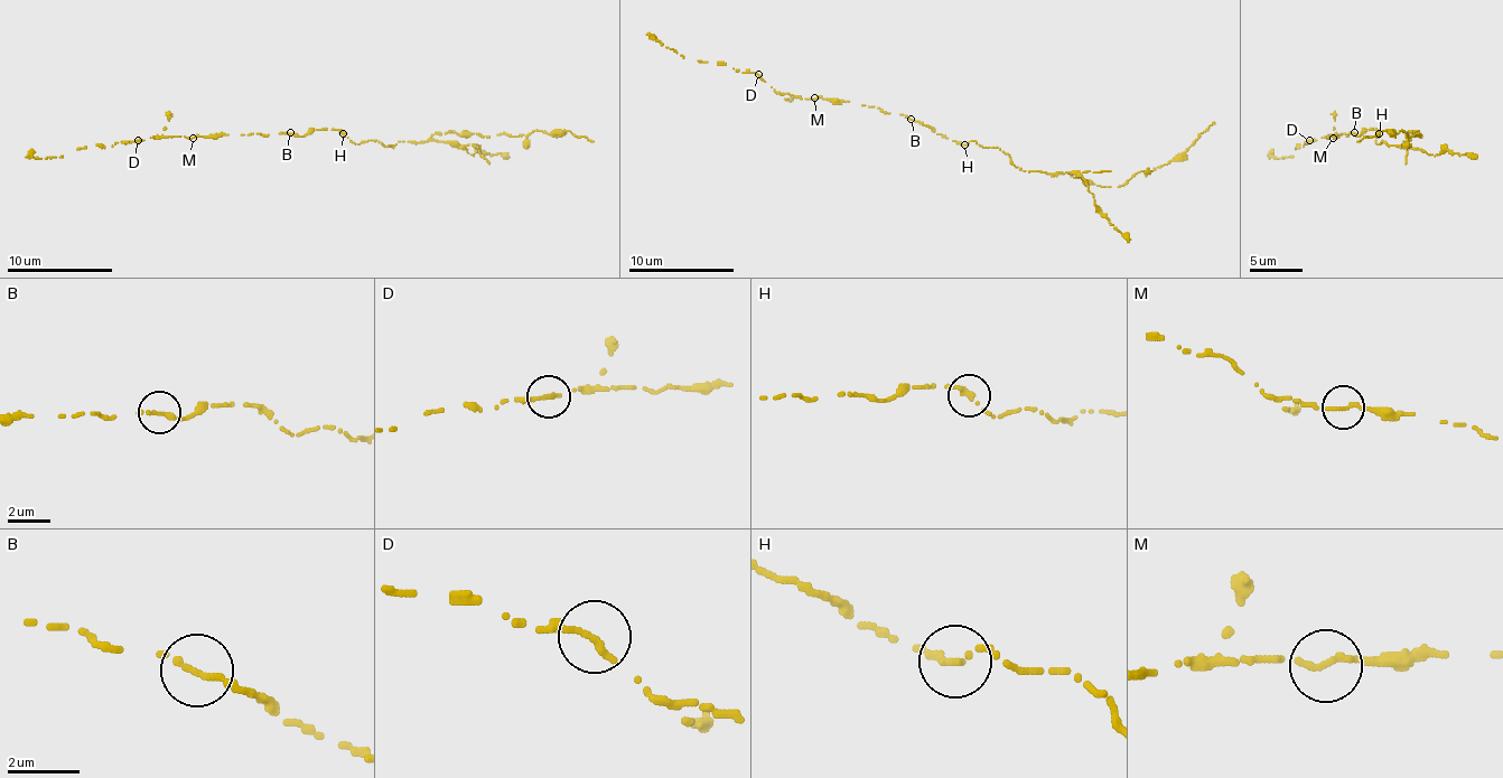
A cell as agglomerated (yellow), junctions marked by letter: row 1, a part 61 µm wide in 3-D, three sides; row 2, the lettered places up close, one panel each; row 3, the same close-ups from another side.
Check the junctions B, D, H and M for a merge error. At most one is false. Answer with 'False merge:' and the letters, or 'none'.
False merge: none

